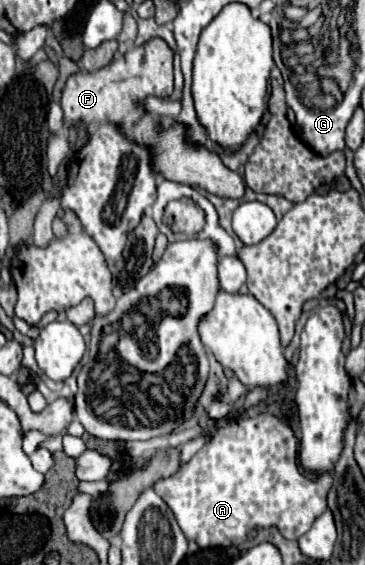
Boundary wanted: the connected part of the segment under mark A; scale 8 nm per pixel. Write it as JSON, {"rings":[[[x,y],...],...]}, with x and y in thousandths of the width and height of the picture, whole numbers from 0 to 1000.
{"rings":[[[707,733],[696,740],[652,740],[636,750],[603,758],[477,842],[433,850],[422,857],[427,874],[466,896],[488,931],[515,956],[537,956],[548,970],[652,966],[674,956],[690,935],[756,931],[784,956],[816,956],[855,924],[893,903],[893,878],[910,864],[910,839],[893,835],[877,846],[838,846],[816,828],[811,772],[789,750],[751,736]]]}

